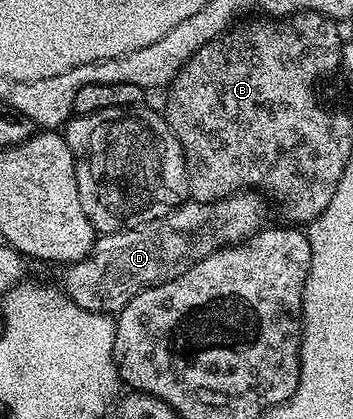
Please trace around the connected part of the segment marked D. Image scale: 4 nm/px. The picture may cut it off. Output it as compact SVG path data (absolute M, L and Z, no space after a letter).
M256 190L240 191L214 203L186 201L180 207L176 207L170 215L164 215L161 219L132 227L126 231L101 235L94 242L87 257L83 257L77 263L70 263L64 268L63 290L71 301L75 301L77 307L94 311L100 315L112 316L114 313L122 311L127 305L127 301L131 301L131 297L139 297L139 293L143 293L143 289L151 289L155 285L175 281L175 277L187 273L187 269L191 269L191 265L203 261L203 257L224 247L233 247L257 234L267 223L264 202L266 203L266 200Z

